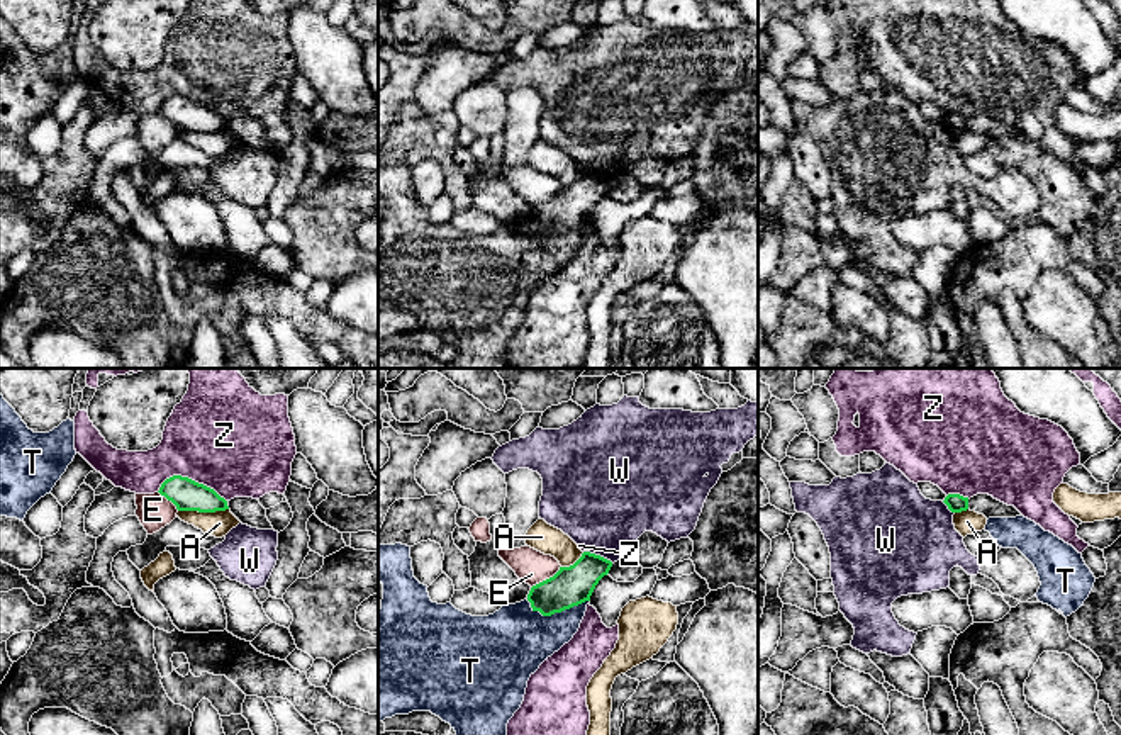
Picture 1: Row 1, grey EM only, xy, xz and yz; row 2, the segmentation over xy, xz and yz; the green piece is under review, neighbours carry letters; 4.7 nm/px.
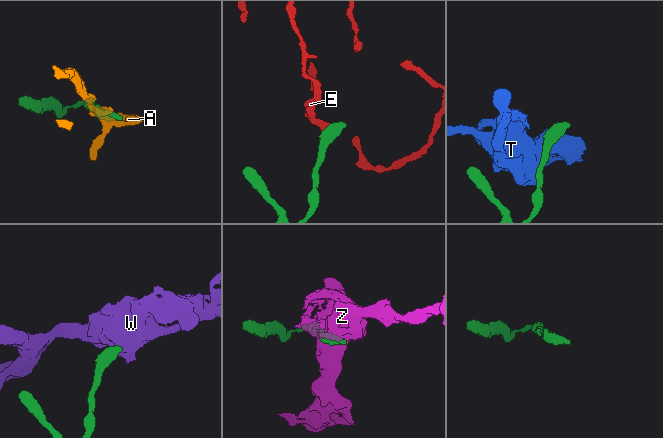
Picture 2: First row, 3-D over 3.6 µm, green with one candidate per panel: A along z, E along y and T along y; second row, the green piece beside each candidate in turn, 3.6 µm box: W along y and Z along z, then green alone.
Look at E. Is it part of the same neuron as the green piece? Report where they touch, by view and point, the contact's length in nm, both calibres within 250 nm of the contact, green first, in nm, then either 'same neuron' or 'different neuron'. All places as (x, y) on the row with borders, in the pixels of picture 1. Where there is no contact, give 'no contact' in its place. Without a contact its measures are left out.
meets green in xz at (546, 579); contact 180 nm long; 190 nm thick on the green side, 160 nm on the other; different neuron

